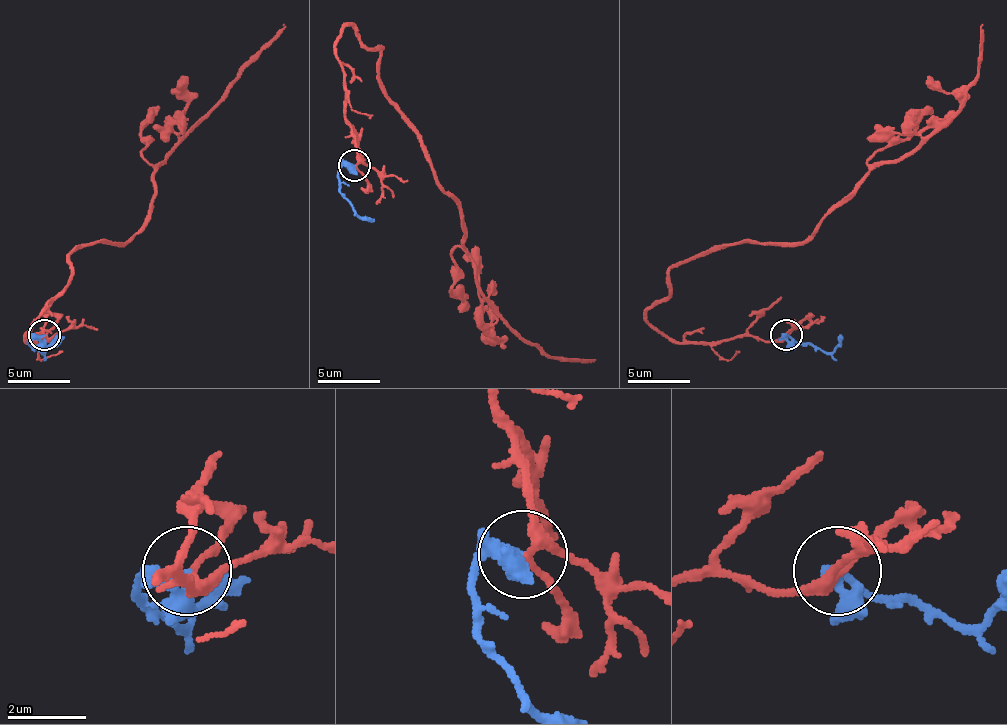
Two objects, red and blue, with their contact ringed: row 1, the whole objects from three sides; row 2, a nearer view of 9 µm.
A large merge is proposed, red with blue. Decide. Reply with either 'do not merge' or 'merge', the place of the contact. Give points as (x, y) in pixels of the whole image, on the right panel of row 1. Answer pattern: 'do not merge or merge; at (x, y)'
merge; at (786, 334)

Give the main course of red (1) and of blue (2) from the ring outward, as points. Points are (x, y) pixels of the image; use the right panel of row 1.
1: (787, 334), (677, 343), (646, 312), (671, 268), (803, 243), (875, 167), (915, 152), (978, 76), (981, 23)
2: (787, 334), (831, 352), (843, 337)

